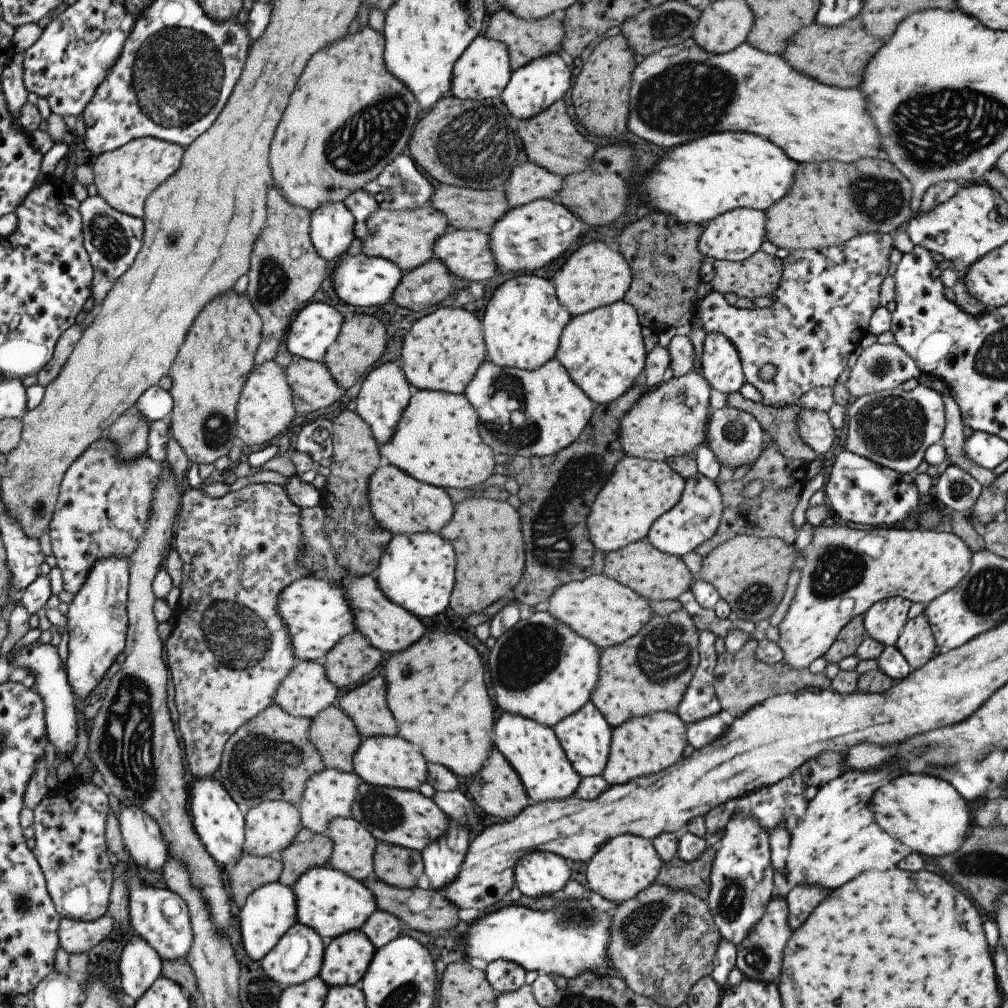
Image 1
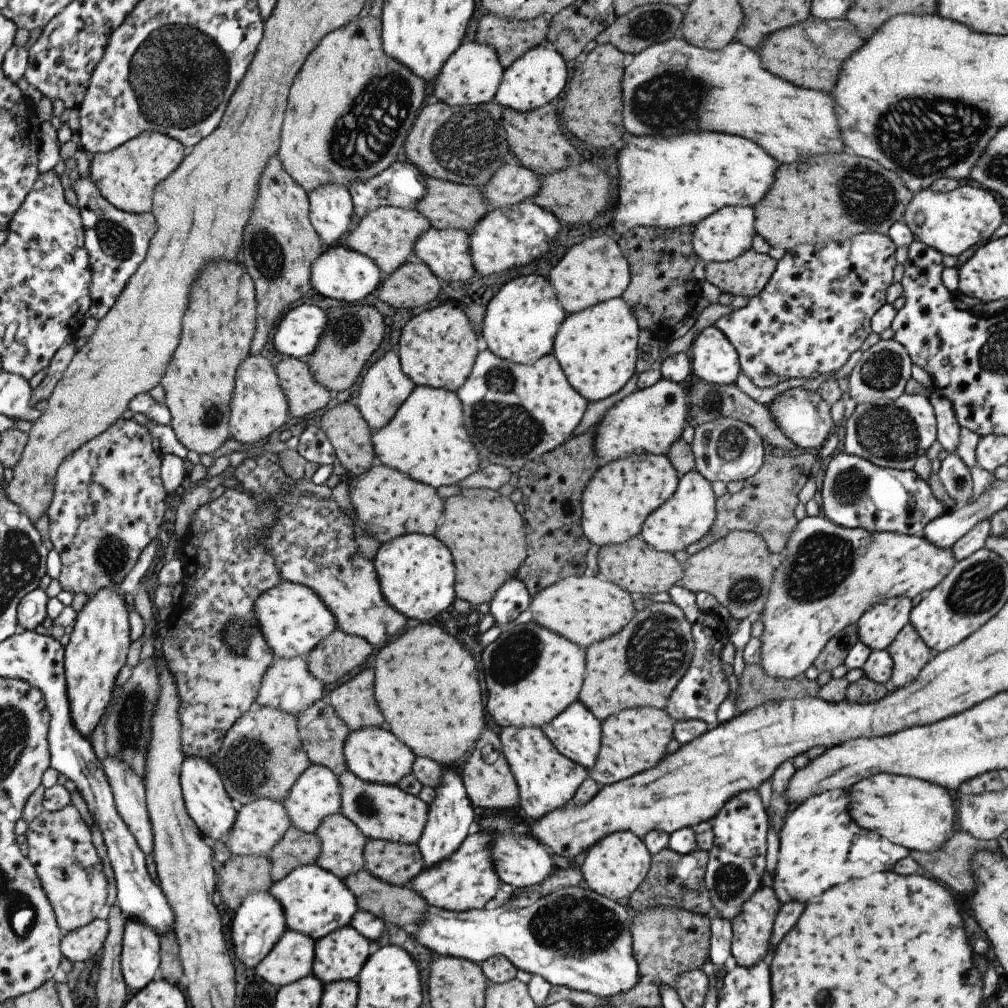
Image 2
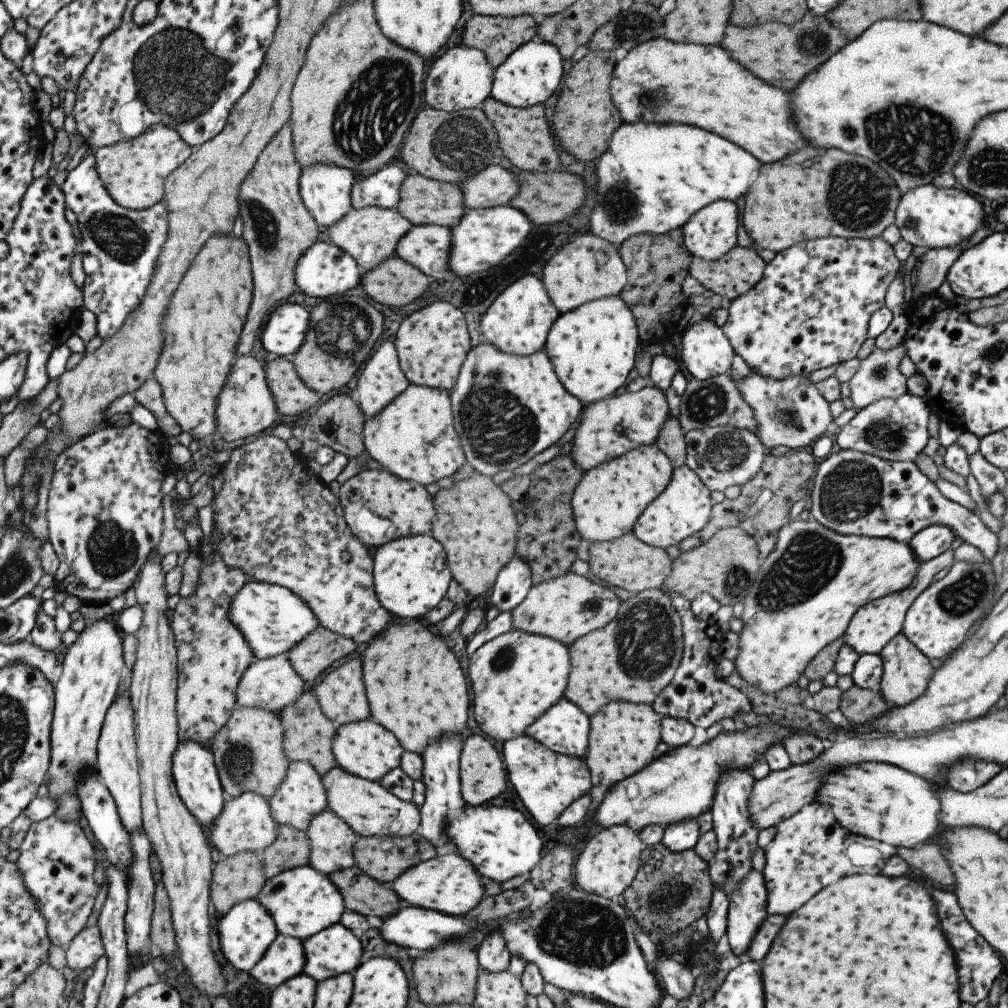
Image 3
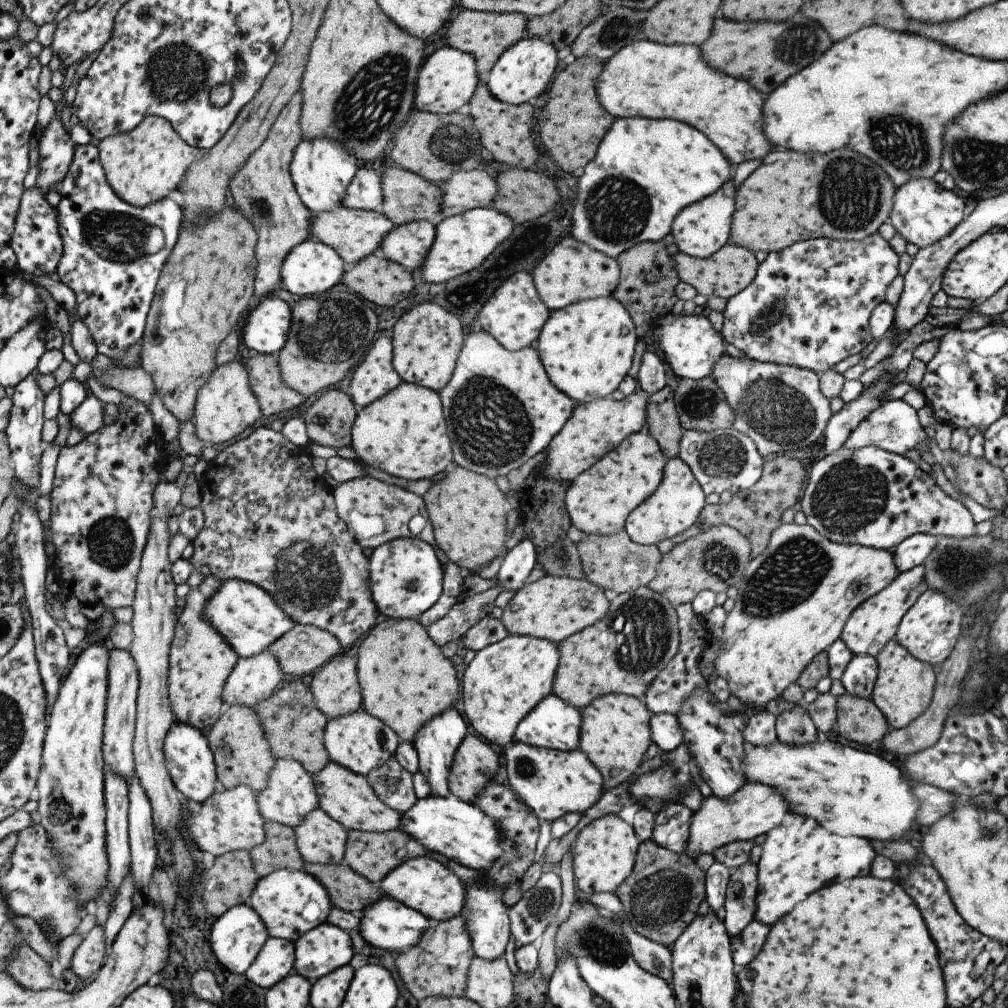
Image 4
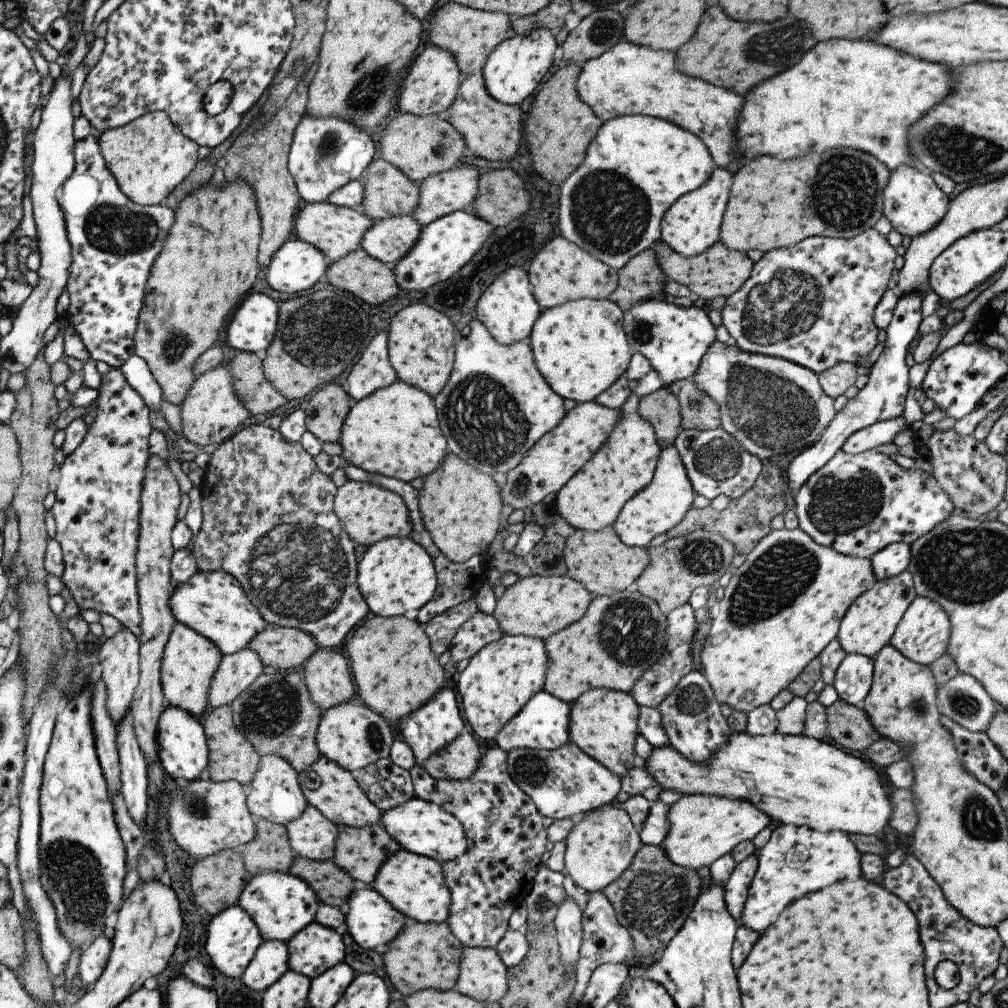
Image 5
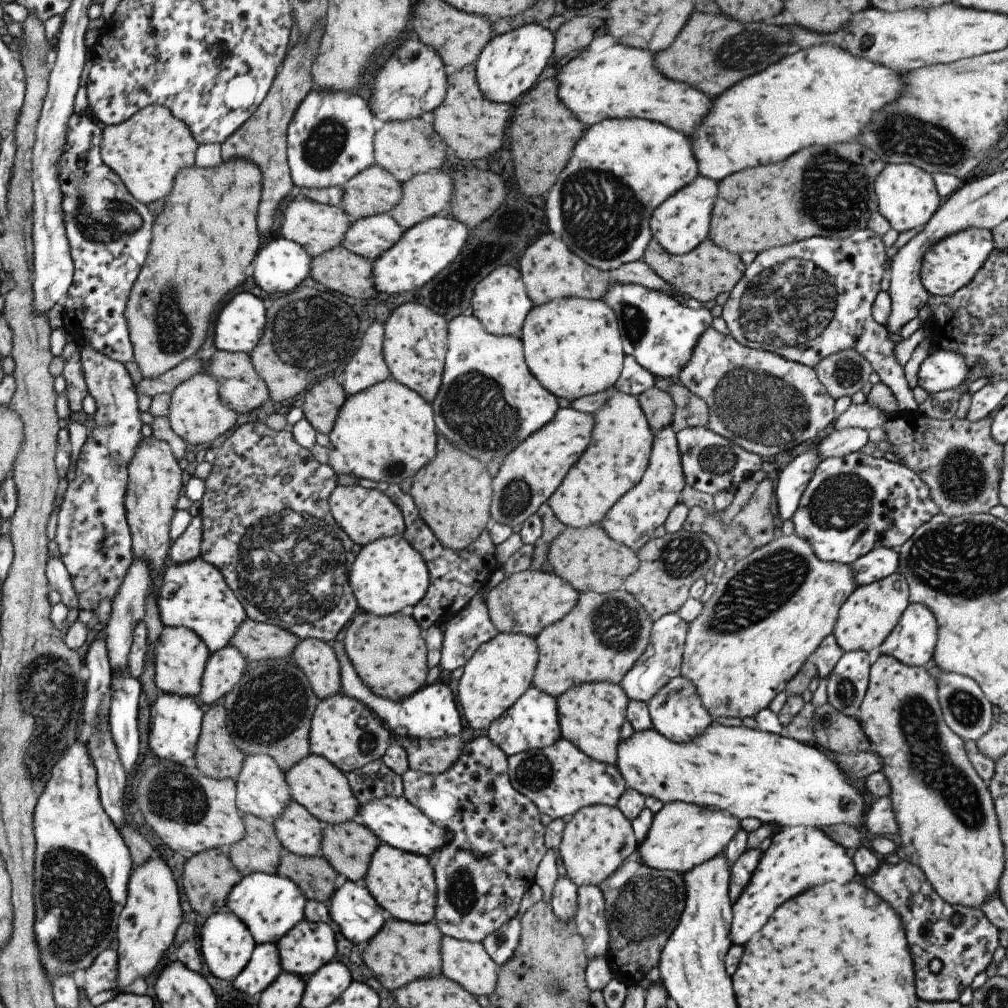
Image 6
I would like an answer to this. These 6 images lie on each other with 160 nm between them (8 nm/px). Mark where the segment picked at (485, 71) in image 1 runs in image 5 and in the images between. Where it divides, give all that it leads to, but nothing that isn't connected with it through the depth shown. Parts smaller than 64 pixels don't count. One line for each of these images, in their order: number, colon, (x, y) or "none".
2: (470, 76)
3: (460, 78)
4: (447, 78)
5: (431, 82)

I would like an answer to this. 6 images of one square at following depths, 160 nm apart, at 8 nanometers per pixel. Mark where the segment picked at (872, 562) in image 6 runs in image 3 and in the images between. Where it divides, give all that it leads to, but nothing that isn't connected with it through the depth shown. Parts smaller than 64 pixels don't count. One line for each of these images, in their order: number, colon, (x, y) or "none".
3: (931, 541)
4: (910, 552)
5: (892, 559)

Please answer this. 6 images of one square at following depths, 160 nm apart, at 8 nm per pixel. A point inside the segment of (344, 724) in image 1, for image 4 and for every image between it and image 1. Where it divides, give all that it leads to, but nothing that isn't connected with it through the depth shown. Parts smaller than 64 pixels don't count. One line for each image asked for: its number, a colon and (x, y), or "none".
2: (322, 733)
3: (308, 733)
4: (292, 726)

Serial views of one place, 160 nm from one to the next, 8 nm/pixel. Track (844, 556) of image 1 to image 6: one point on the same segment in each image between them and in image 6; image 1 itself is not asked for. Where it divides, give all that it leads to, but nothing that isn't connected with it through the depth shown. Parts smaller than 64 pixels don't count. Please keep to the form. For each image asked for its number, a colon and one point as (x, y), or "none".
2: (829, 575)
3: (806, 589)
4: (791, 603)
5: (781, 606)
6: (767, 613)

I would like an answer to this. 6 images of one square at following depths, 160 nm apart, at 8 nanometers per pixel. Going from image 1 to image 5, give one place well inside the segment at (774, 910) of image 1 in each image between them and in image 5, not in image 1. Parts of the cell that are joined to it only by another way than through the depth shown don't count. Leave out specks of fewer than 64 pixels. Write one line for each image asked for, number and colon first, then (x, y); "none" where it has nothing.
2: (751, 926)
3: (746, 905)
4: (739, 905)
5: (735, 887)

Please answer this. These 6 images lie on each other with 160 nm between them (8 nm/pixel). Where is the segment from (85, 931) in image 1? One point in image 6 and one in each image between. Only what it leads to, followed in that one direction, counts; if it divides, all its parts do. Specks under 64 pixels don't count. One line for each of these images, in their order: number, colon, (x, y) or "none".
2: (78, 945)
3: (81, 952)
4: (89, 955)
5: (93, 959)
6: (100, 975)

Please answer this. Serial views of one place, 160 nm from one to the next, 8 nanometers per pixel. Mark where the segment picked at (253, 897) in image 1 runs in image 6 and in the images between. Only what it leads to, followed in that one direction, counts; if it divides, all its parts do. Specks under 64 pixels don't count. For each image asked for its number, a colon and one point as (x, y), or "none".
2: (258, 922)
3: (244, 932)
4: (235, 937)
5: (230, 938)
6: (225, 943)

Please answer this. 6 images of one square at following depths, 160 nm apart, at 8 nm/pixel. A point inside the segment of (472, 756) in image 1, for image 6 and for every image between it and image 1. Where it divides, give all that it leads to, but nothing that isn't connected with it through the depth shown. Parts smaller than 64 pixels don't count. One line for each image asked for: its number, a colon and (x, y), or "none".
2: (425, 685)
3: (414, 687)
4: (404, 678)
5: (394, 671)
6: (387, 652)

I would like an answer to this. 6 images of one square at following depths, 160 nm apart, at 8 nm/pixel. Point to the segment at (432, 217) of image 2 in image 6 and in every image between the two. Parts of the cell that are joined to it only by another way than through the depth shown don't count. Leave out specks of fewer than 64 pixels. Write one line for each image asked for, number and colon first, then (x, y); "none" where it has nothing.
3: (421, 201)
4: (405, 196)
5: (386, 191)
6: (372, 191)

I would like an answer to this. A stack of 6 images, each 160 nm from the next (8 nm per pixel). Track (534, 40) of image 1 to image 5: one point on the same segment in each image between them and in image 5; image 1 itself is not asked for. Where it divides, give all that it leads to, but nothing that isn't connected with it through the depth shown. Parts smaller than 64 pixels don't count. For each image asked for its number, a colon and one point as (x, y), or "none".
2: (510, 38)
3: (496, 36)
4: (484, 35)
5: (467, 34)

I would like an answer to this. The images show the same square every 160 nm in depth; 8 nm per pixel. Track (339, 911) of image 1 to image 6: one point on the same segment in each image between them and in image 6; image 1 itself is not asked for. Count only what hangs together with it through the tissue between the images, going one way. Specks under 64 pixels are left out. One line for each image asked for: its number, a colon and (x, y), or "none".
2: (314, 902)
3: (301, 901)
4: (289, 903)
5: (279, 904)
6: (268, 905)

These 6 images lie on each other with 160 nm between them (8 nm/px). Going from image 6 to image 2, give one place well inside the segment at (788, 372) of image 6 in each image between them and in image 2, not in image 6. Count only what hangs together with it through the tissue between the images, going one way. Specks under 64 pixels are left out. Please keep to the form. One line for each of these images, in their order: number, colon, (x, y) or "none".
2: (801, 415)
3: (790, 412)
4: (779, 407)
5: (769, 405)

